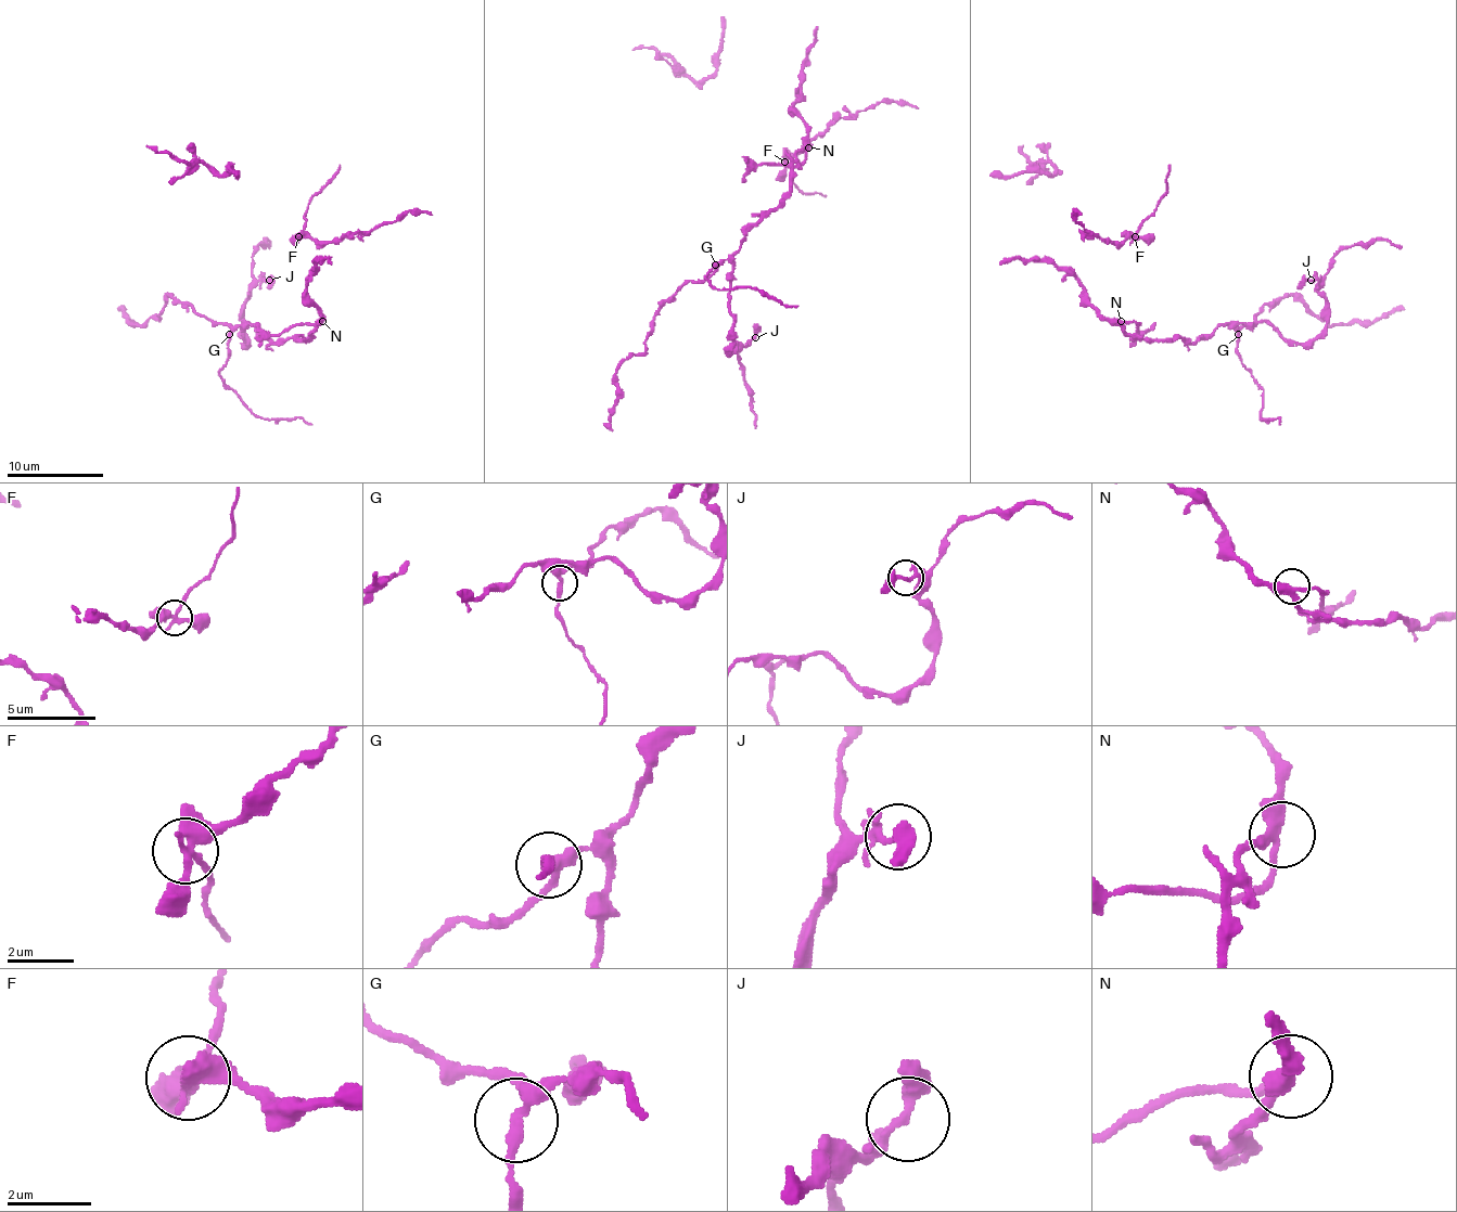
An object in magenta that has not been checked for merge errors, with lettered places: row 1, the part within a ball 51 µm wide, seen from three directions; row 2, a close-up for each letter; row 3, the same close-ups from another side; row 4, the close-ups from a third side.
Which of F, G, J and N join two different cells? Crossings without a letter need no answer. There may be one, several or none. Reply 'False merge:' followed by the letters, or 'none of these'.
False merge: F, G

